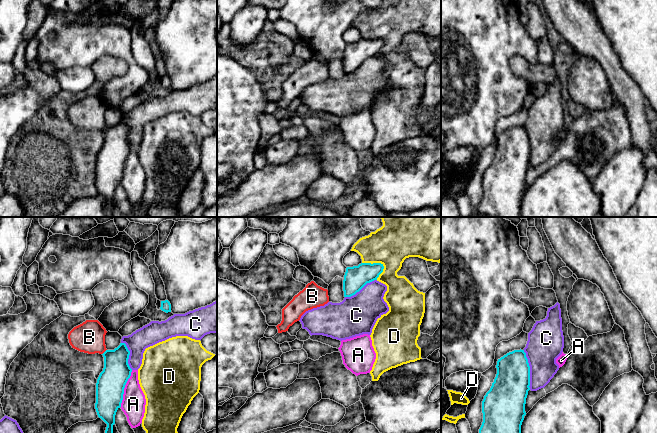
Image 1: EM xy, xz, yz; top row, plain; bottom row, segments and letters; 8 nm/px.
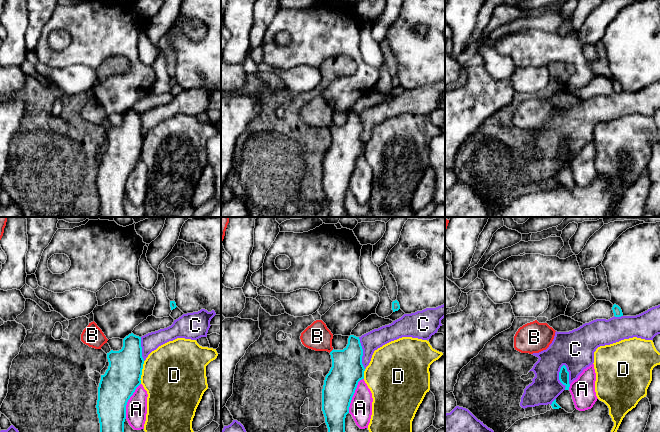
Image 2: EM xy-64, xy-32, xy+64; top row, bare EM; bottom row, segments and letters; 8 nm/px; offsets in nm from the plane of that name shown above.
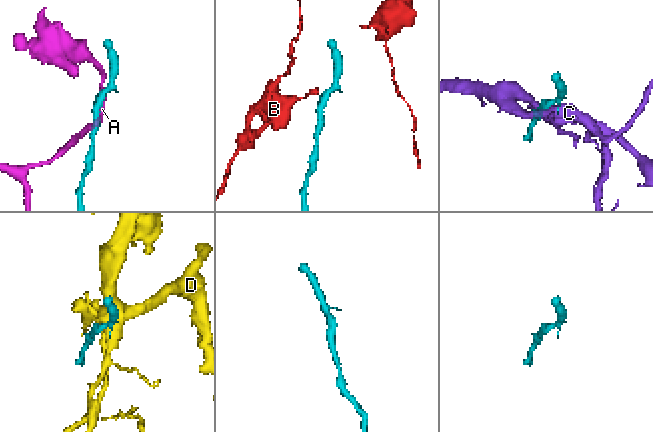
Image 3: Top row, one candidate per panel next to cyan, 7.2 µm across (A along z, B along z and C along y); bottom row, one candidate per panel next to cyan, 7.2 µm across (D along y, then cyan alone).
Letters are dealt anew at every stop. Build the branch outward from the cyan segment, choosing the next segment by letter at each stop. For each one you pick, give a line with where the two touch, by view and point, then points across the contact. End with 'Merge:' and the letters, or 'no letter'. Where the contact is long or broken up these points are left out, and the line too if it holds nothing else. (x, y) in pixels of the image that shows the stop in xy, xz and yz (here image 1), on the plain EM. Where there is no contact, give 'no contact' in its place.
Merge: no letter

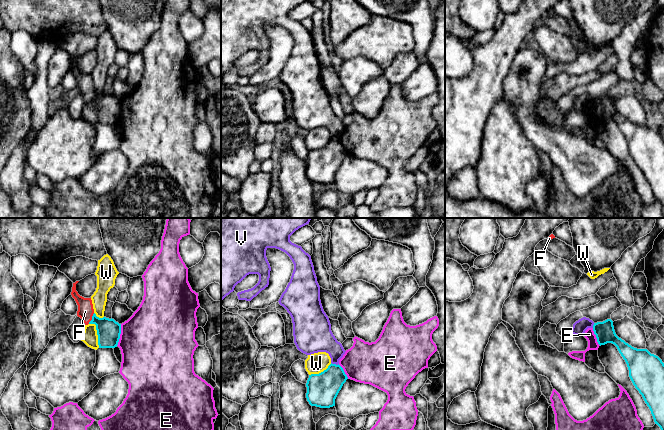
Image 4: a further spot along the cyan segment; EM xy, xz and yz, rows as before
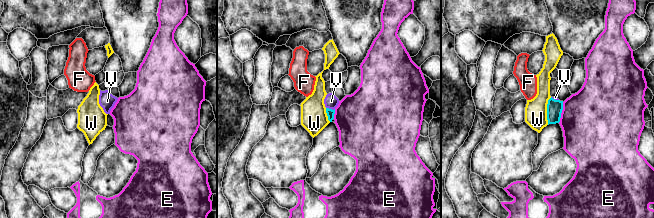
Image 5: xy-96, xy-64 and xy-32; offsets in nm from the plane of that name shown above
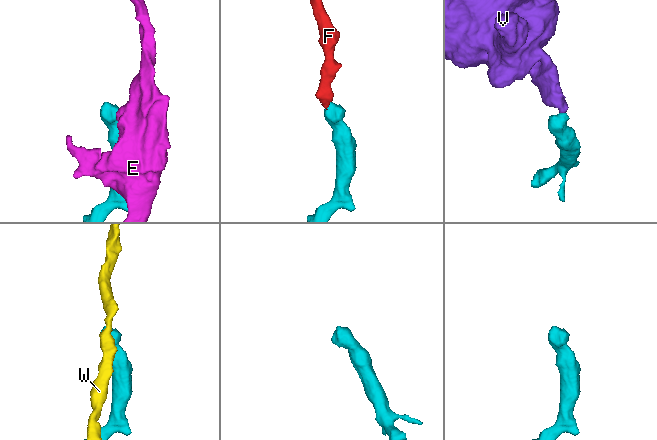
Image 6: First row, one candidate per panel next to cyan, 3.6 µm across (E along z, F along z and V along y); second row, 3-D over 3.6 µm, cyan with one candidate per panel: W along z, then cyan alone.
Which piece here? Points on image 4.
F: xy (92, 94) | across xy (108, 106), (92, 94), (85, 87)
Merge: F

